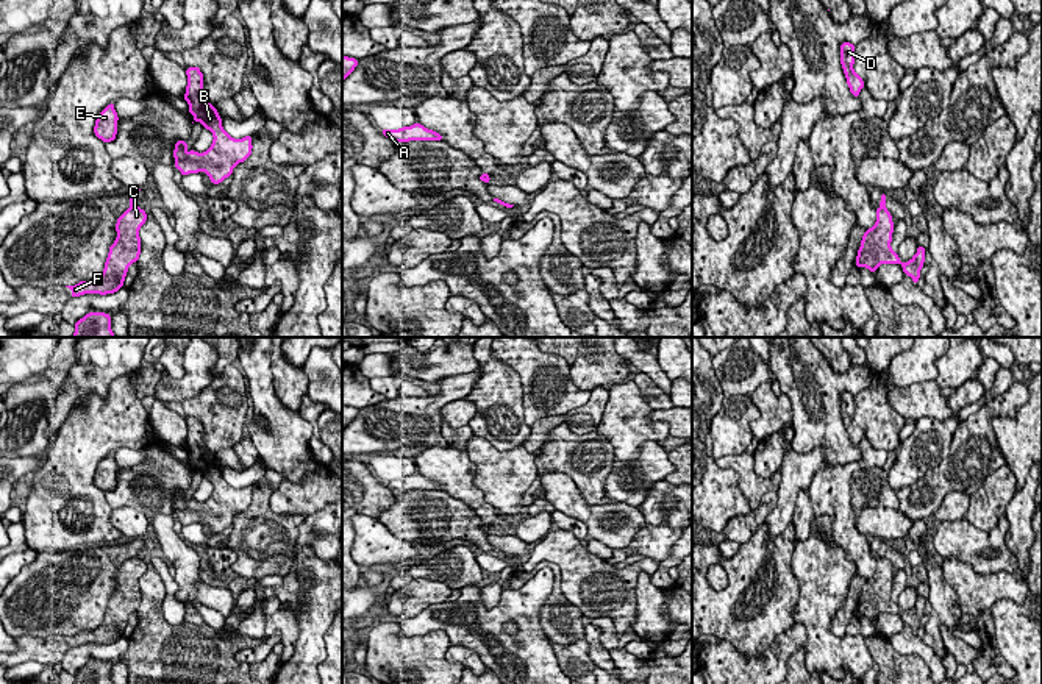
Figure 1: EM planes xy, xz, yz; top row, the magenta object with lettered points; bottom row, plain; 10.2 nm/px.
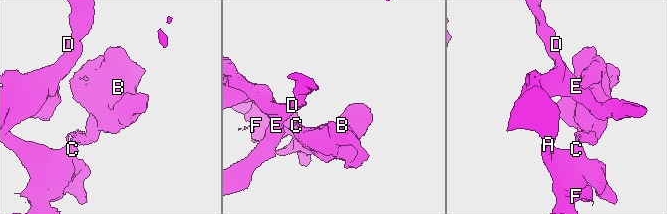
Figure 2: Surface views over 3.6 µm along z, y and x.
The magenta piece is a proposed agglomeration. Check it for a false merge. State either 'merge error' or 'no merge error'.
merge error

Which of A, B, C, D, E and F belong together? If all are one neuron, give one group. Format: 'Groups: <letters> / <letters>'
Groups: A C D E F / B

